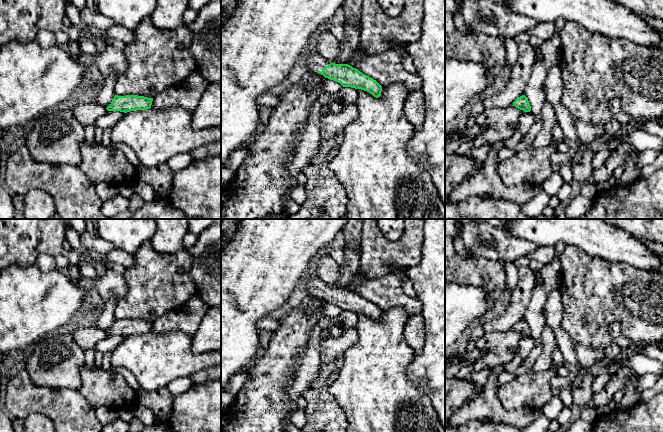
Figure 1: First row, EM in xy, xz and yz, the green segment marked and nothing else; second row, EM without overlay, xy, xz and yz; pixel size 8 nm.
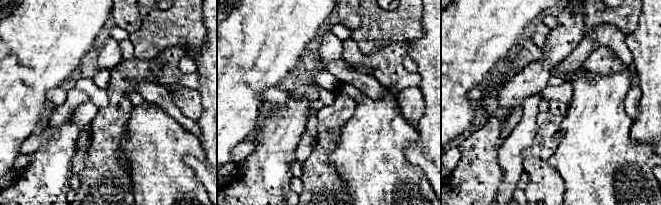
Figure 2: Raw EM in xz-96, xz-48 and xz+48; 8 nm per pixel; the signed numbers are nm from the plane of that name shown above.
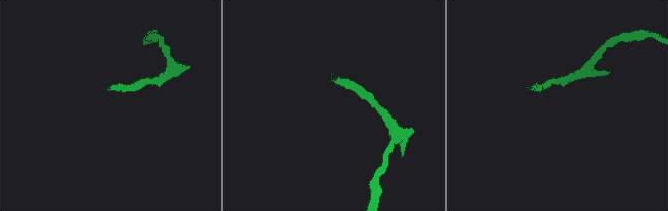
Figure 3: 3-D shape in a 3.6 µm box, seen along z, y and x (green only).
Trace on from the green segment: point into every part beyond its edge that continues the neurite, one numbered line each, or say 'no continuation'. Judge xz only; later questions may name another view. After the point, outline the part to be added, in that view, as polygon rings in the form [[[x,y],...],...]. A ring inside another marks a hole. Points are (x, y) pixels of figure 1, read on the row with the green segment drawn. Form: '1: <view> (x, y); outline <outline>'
1: xz (316, 62); outline [[[310,52],[307,63],[310,70],[322,72],[323,68],[332,62],[324,59],[318,52]]]

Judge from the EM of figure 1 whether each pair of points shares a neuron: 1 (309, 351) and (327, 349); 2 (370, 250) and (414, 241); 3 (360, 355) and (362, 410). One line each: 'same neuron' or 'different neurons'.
1: different neurons
2: same neuron
3: same neuron

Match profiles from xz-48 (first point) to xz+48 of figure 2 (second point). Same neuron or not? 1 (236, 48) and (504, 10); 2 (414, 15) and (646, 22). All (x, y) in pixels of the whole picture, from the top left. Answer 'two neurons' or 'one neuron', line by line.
1: one neuron
2: two neurons

